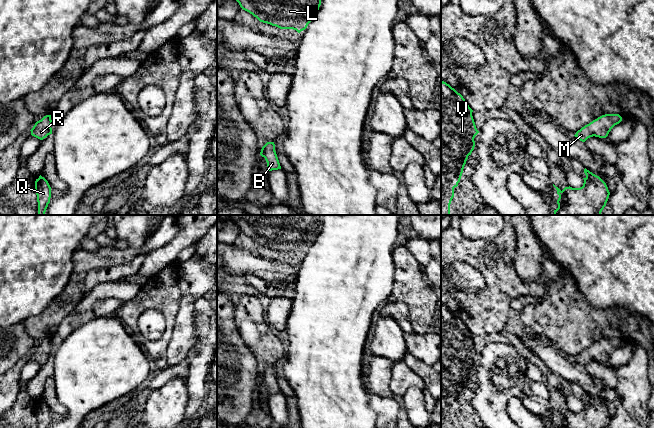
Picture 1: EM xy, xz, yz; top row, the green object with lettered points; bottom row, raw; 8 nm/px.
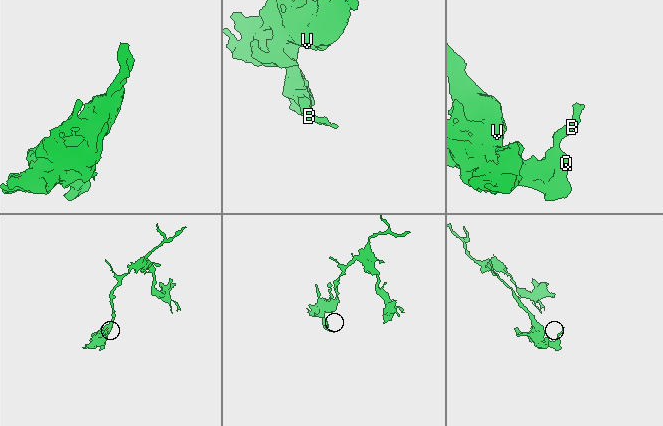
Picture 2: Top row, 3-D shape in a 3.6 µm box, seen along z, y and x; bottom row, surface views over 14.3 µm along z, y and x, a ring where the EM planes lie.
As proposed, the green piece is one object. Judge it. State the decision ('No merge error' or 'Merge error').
No merge error

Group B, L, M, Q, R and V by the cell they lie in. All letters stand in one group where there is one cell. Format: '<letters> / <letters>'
B L M Q R V

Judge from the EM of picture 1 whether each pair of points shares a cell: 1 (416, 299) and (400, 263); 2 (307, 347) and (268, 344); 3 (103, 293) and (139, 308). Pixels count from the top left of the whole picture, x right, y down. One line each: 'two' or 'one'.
1: one
2: two
3: two

